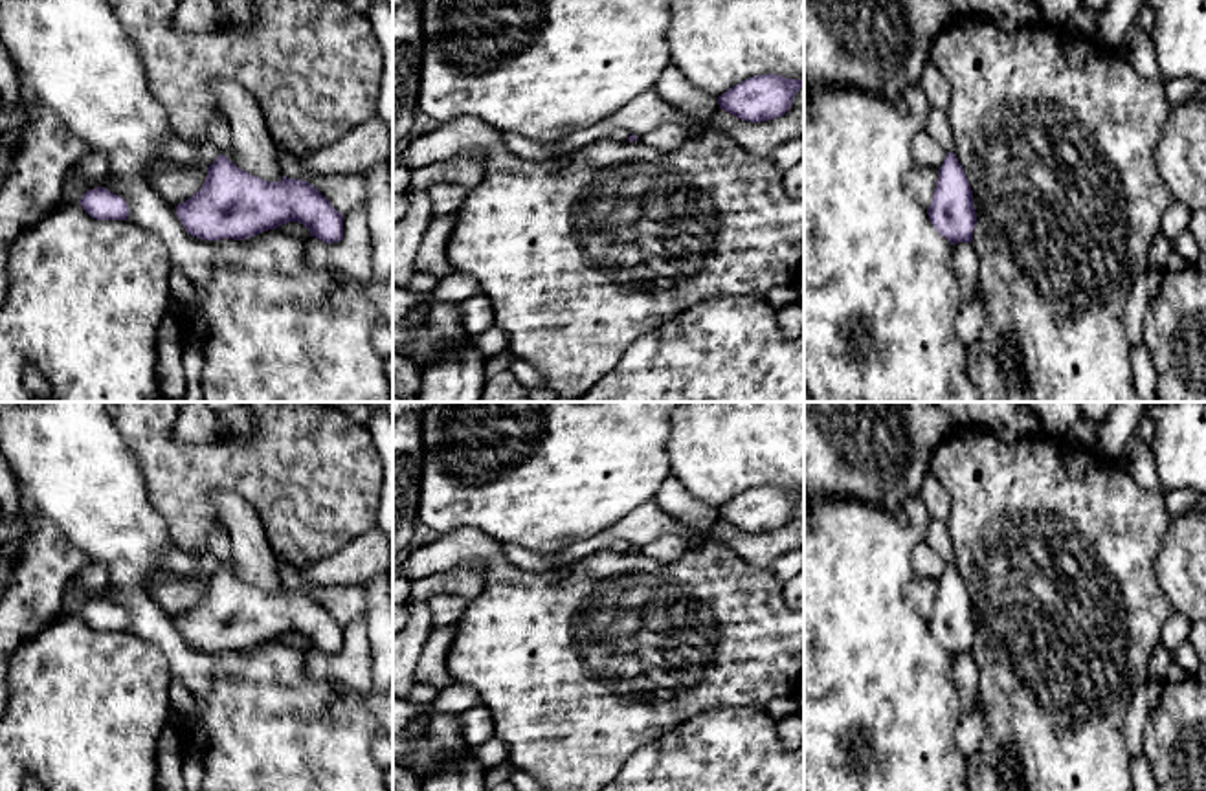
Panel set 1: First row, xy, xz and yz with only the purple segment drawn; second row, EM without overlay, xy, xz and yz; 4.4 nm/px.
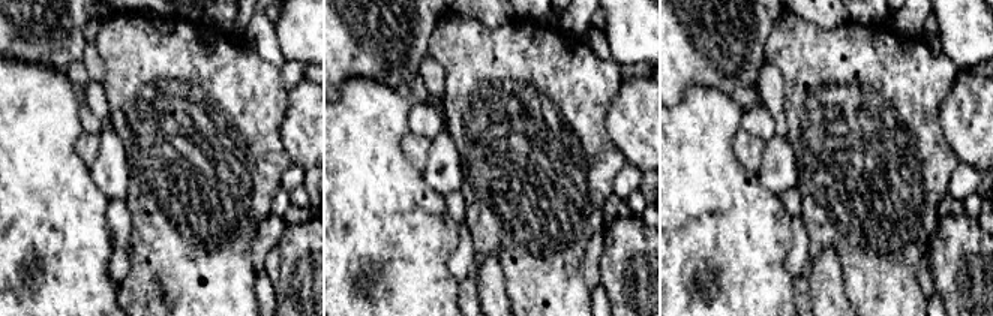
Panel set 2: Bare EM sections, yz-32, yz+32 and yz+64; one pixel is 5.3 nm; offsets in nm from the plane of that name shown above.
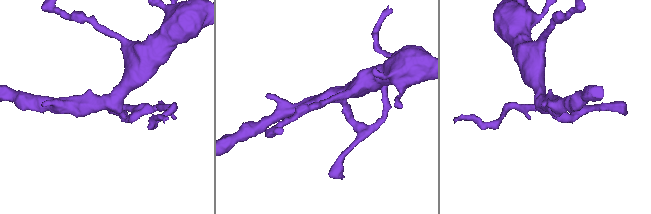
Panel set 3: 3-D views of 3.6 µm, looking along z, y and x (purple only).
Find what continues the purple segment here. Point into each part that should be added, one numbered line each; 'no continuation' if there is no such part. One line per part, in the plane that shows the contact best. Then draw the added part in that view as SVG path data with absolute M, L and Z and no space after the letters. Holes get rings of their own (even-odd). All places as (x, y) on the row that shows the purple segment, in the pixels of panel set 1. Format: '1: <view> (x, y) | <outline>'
1: yz (937, 125) | M929 108L925 130L945 149L945 152L955 152L947 112Z

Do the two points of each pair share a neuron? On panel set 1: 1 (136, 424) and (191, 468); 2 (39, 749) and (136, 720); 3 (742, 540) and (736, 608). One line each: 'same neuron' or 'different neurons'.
1: same neuron
2: same neuron
3: different neurons

